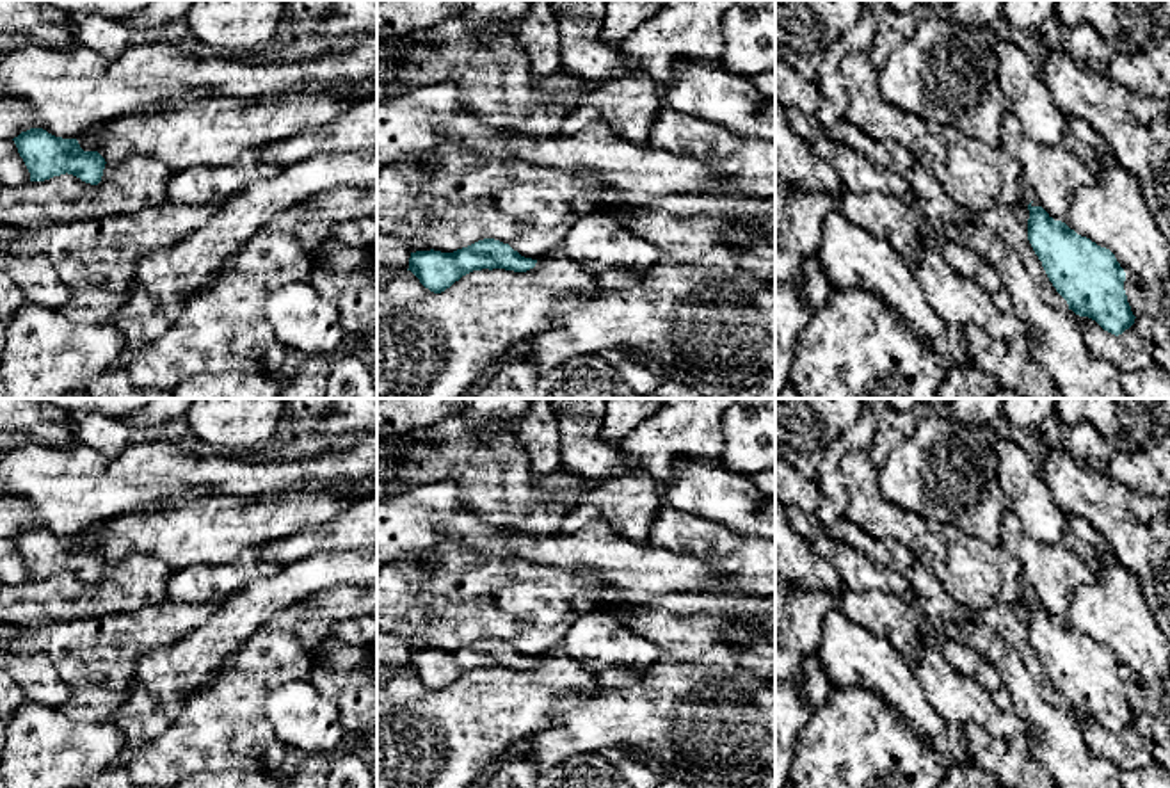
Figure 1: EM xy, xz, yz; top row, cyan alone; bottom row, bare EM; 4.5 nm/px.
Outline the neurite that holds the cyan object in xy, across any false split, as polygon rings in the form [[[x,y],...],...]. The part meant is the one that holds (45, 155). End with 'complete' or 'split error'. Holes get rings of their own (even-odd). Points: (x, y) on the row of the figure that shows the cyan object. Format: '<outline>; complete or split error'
[[[30,128],[12,141],[30,173],[30,181],[44,181],[66,173],[91,185],[101,181],[105,158],[98,151],[84,151],[76,139],[62,139],[43,128]]]; complete

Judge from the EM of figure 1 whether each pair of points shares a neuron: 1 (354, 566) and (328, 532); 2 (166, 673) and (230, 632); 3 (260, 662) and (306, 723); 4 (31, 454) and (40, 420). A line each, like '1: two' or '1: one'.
1: two
2: one
3: two
4: two

